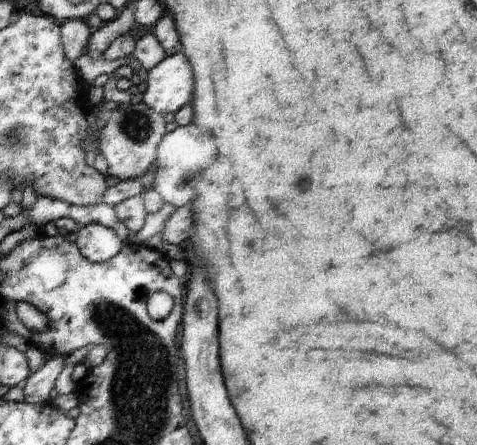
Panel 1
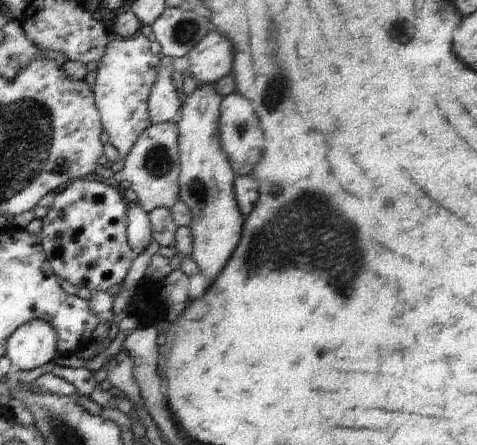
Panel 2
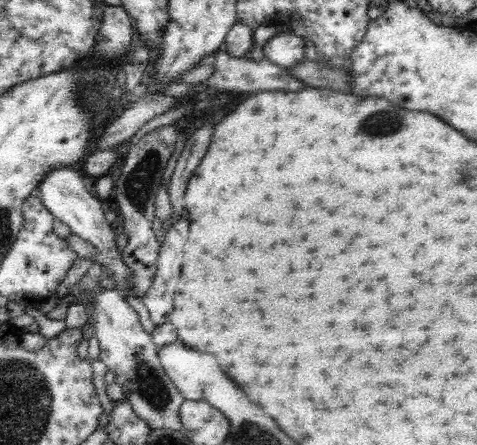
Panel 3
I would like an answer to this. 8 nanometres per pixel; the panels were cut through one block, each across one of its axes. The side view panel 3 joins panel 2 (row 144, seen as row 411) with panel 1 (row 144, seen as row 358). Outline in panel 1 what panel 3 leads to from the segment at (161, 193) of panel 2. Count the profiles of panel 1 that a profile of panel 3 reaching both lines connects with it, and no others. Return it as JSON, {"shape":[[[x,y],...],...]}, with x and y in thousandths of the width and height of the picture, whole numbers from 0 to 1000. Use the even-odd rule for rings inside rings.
{"shape":[[[270,234],[249,247],[233,252],[233,265],[224,283],[212,288],[212,315],[208,315],[208,342],[220,351],[229,369],[229,391],[262,404],[291,404],[317,387],[329,360],[329,328],[338,324],[342,306],[358,292],[354,279],[346,279],[346,256],[321,247],[312,234]]]}

